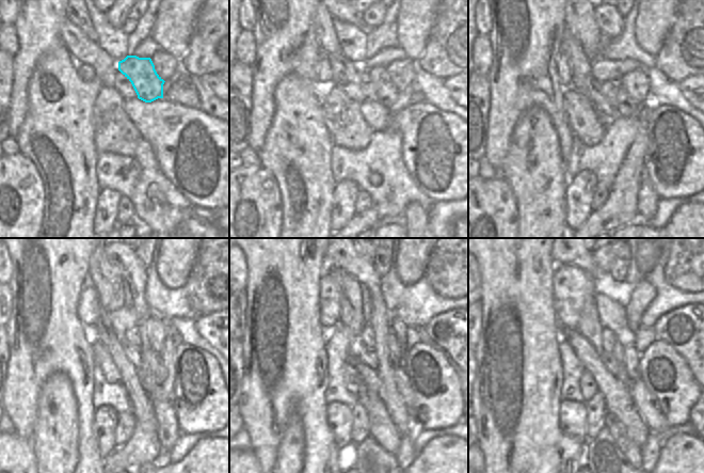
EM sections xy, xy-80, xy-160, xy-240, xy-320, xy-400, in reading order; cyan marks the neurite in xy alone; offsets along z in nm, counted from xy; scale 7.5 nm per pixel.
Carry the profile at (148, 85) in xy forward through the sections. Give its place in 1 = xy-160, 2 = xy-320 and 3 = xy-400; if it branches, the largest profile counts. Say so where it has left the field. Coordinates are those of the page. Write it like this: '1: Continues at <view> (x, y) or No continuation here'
1: Continues at xy-160 (625, 107)
2: Continues at xy-320 (400, 378)
3: Continues at xy-400 (646, 405).

